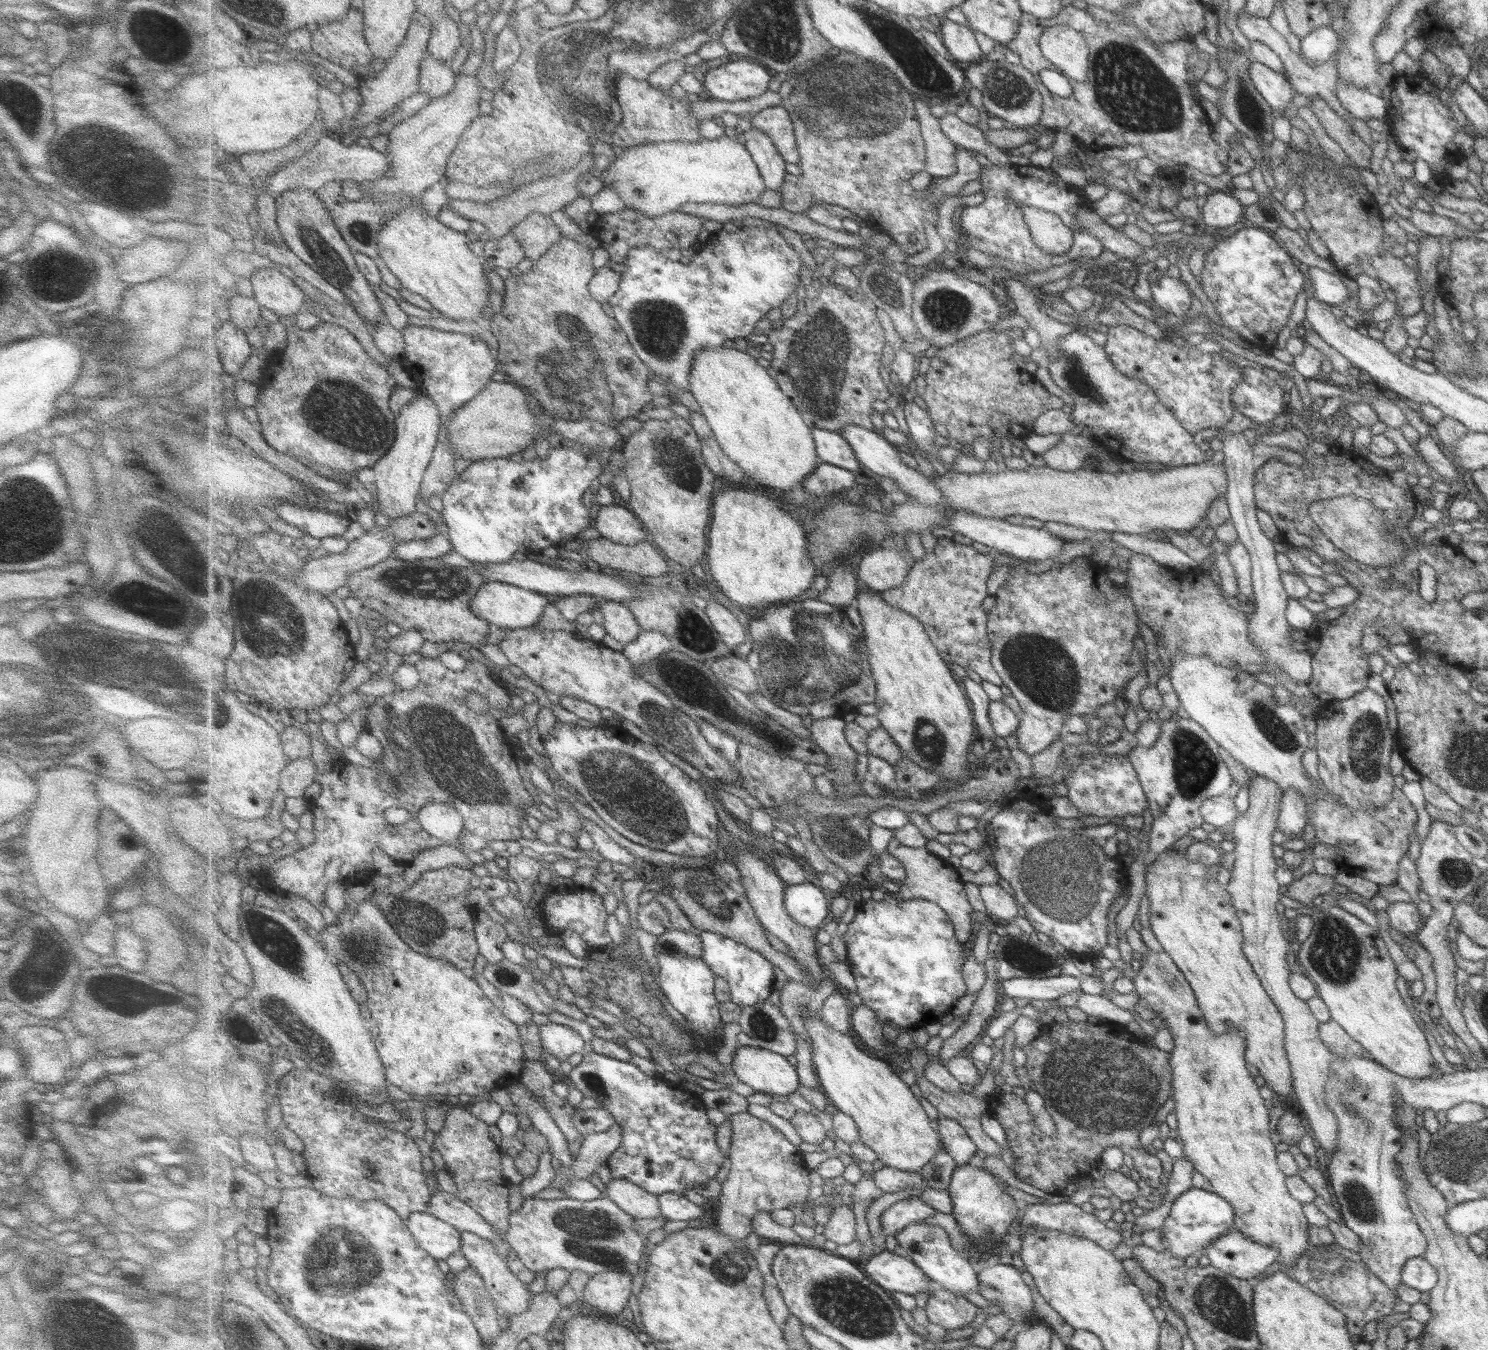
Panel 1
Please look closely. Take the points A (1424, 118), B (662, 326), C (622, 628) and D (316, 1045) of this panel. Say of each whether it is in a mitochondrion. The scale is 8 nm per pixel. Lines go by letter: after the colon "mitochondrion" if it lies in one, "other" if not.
A: other
B: mitochondrion
C: other
D: mitochondrion

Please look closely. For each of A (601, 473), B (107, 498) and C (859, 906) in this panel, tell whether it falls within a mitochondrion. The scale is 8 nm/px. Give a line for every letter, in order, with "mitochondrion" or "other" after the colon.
A: other
B: other
C: other

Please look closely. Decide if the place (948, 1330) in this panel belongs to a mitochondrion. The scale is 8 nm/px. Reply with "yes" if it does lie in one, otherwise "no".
no

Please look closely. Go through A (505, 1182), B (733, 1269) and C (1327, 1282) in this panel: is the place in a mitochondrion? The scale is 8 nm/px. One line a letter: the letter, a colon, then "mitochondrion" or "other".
A: other
B: mitochondrion
C: mitochondrion

